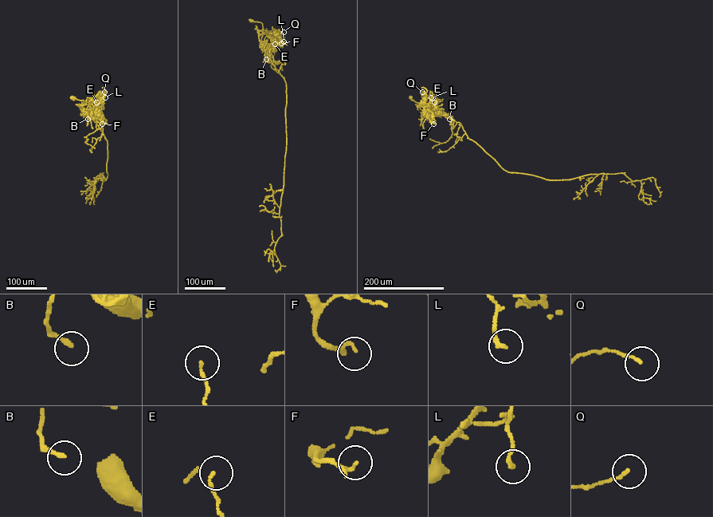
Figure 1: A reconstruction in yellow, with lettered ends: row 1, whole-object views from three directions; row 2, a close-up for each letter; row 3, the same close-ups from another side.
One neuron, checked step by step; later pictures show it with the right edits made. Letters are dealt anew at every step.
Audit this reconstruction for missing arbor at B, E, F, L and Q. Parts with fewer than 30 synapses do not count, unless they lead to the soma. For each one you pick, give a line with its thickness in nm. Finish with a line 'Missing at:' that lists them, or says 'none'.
Missing at: none

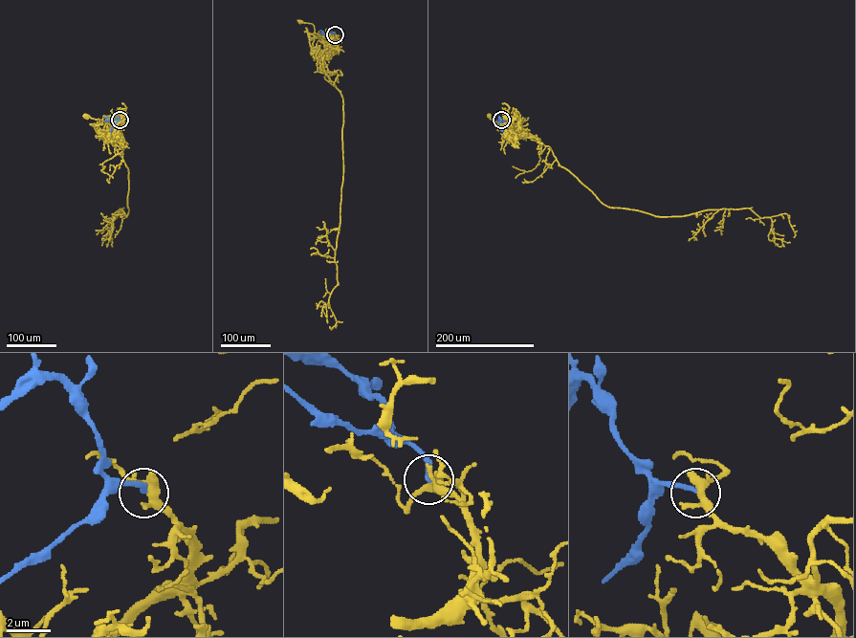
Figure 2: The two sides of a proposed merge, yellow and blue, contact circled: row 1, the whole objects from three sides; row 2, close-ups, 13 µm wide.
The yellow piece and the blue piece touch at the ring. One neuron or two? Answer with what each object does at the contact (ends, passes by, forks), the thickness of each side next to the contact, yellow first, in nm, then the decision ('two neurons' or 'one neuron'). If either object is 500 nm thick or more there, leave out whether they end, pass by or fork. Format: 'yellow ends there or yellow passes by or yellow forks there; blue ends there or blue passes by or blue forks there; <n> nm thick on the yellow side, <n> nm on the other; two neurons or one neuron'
yellow forks there; blue ends there; 360 nm thick on the yellow side, 220 nm on the other; two neurons

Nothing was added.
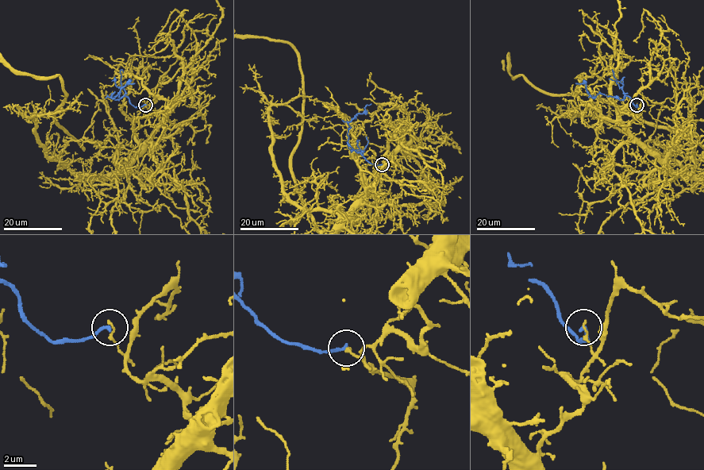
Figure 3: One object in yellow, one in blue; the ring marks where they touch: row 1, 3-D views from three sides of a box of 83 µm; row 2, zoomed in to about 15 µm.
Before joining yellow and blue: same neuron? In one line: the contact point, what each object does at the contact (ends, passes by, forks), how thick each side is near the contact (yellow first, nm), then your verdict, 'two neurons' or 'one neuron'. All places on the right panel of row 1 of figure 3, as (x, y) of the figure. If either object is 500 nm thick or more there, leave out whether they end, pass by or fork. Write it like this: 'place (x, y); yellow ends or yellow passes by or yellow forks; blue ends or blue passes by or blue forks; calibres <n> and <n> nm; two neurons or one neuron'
place (636, 105); yellow ends; blue ends; calibres 180 and 200 nm; two neurons

